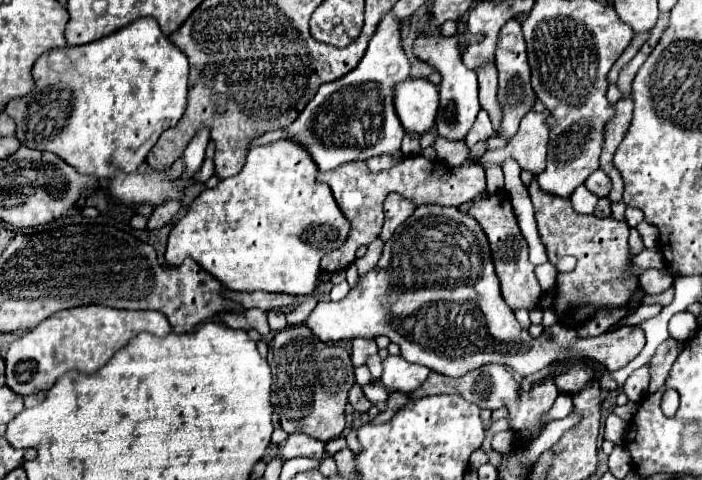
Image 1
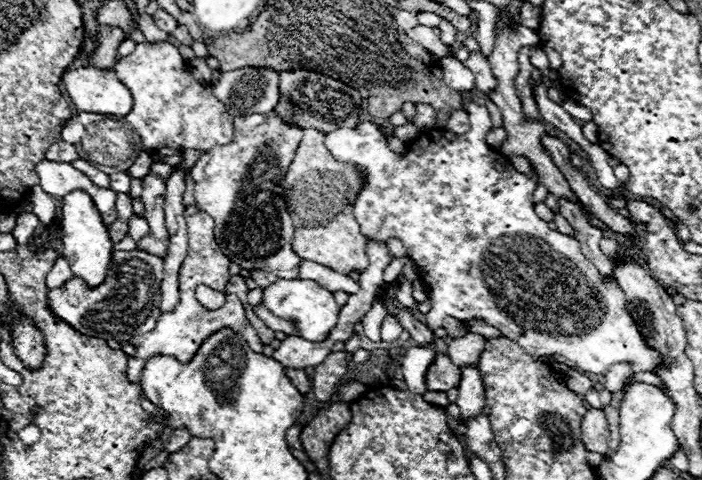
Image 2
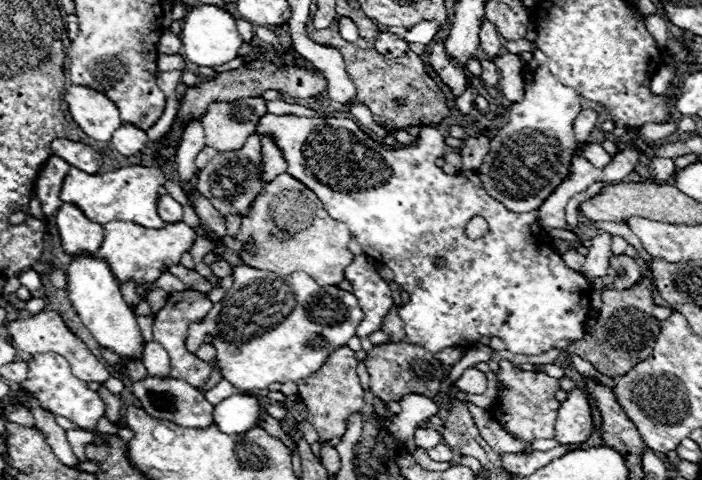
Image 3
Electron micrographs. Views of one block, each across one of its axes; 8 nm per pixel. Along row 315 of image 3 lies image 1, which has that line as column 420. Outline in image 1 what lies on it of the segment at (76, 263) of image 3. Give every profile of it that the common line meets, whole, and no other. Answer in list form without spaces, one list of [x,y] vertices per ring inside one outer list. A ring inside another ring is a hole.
[[[406,78],[394,86],[394,108],[406,132],[424,134],[434,126],[438,86],[424,78]]]

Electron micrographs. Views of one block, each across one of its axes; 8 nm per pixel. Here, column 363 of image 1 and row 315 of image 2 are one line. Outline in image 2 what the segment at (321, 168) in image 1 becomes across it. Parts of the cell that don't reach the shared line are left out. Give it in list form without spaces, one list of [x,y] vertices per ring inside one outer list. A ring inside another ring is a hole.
[[[114,250],[108,272],[102,284],[88,288],[84,280],[70,278],[60,288],[50,290],[48,304],[54,314],[74,326],[78,332],[104,340],[130,340],[132,336],[150,332],[160,318],[160,282],[164,276],[164,262],[160,256],[136,250]]]

